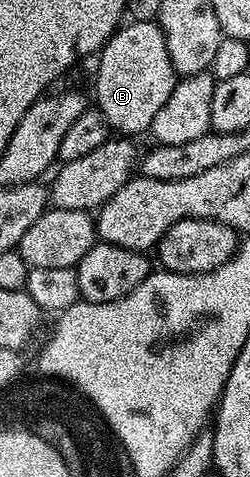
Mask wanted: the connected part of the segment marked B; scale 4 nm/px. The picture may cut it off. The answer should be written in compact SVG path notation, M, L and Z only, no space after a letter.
M130 20L122 24L103 46L96 61L97 82L93 85L97 92L95 108L103 111L103 119L107 119L114 134L144 134L151 127L151 119L155 119L159 107L171 99L171 91L179 80L171 55L167 55L161 26L156 21Z

